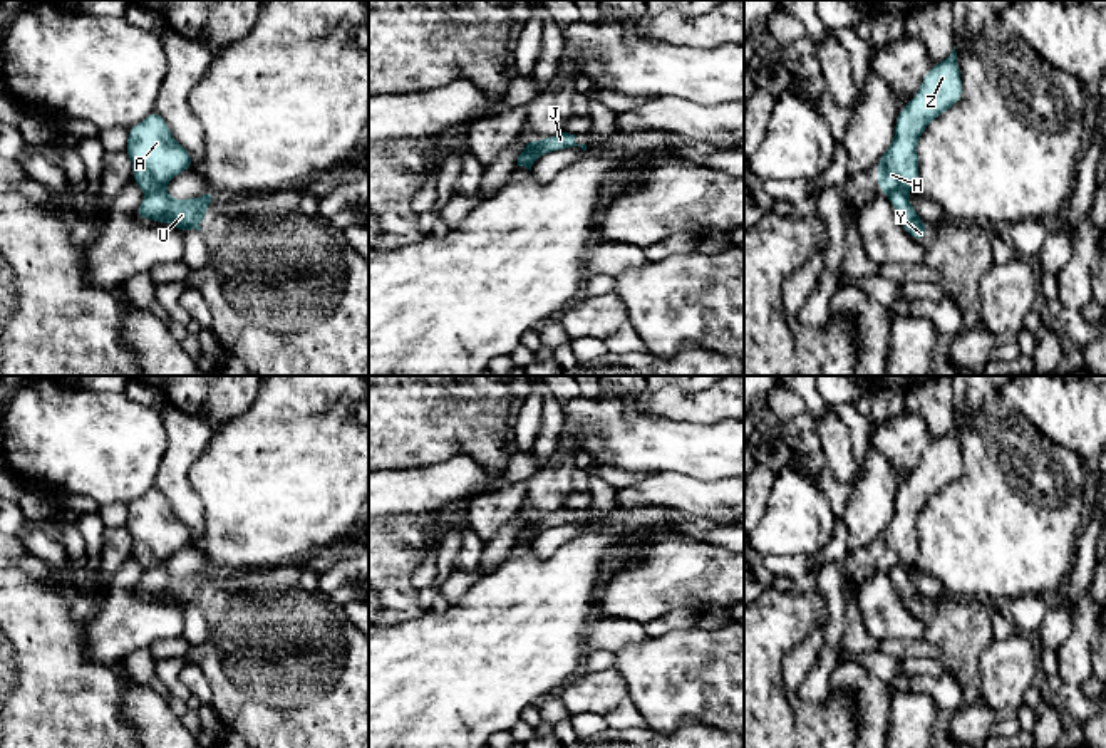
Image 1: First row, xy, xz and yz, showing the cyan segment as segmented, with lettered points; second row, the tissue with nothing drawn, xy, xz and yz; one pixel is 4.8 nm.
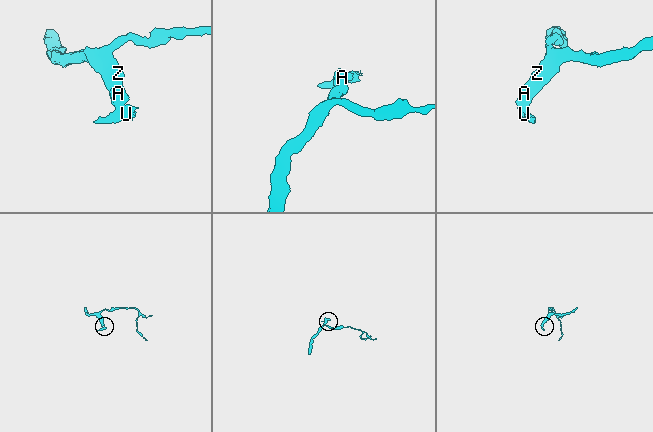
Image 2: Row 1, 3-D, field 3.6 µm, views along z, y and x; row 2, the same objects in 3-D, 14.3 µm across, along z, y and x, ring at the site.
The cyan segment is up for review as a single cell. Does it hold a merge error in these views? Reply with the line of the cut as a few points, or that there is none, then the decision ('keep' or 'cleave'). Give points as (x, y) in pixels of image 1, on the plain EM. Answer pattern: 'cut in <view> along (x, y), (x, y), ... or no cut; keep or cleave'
cut in yz along (905, 567), (894, 566), (887, 569); cleave

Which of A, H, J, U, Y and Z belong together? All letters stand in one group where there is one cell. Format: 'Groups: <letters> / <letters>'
Groups: A H Z / J U Y

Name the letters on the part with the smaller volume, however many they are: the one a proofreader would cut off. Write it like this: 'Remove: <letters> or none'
Remove: J, U, Y

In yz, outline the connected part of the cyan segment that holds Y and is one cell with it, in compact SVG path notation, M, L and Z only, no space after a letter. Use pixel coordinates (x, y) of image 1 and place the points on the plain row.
M893 565L888 569L888 575L892 577L892 580L897 587L903 605L910 612L917 614L918 617L925 617L925 614L928 610L928 604L923 600L918 589L912 582L908 570L900 565Z

